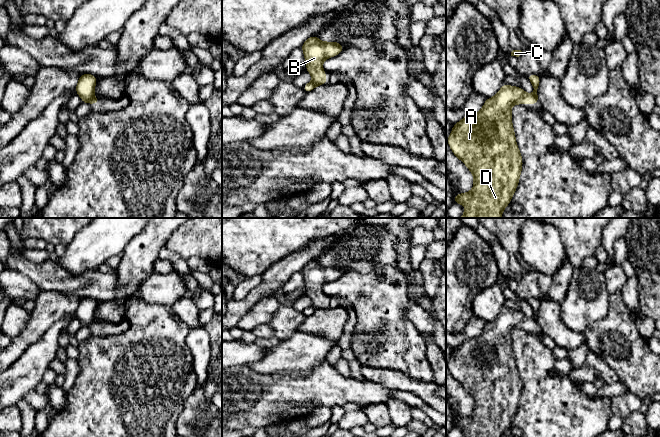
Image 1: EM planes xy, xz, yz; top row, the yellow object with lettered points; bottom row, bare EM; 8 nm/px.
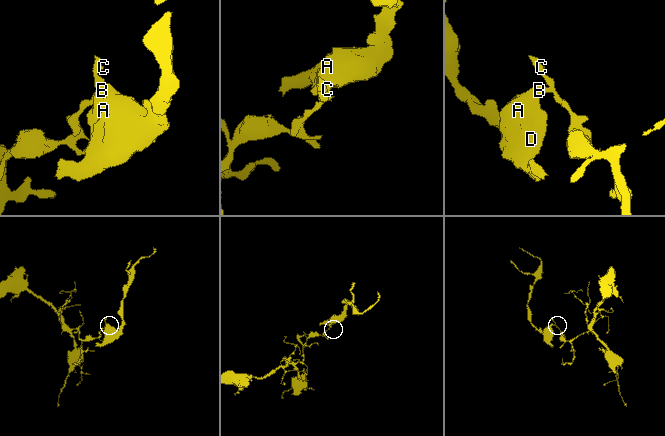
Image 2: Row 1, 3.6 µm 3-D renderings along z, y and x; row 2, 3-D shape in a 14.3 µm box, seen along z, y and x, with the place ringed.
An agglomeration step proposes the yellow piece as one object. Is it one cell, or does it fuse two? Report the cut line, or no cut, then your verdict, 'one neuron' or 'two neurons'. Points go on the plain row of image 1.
xy (92, 320), (88, 326) | two neurons

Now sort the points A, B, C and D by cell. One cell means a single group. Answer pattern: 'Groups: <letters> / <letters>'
Groups: A B D / C

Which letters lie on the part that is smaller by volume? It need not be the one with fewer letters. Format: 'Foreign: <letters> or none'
Foreign: A, B, D

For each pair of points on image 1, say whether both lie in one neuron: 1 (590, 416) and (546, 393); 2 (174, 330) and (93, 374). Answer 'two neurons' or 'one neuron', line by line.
1: one neuron
2: one neuron

